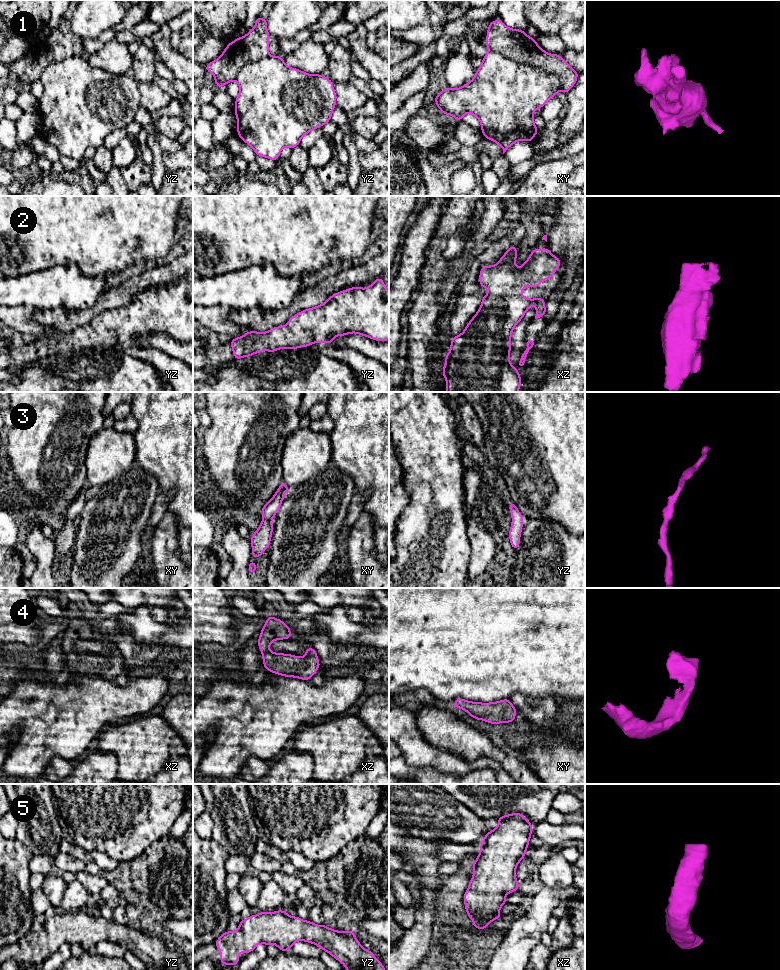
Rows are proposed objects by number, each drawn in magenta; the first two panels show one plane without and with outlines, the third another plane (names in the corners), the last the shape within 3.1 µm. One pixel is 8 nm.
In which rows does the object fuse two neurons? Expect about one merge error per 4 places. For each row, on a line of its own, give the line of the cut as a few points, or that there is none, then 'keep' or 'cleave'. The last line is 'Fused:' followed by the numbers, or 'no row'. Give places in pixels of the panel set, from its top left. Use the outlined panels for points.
1: cut xy (490, 50), (555, 73), (562, 89); cleave
2: cut none; keep
3: cut none; keep
4: cut none; keep
5: cut none; keep
Fused: 1

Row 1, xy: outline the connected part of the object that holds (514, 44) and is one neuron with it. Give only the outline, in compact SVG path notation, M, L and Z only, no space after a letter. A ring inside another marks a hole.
M502 20L490 22L487 29L486 47L497 51L505 58L538 67L559 76L562 90L569 92L575 85L579 73L559 54L545 52L525 31L508 28Z

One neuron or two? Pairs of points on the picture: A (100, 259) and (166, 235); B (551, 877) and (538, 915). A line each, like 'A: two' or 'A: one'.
A: one
B: two

